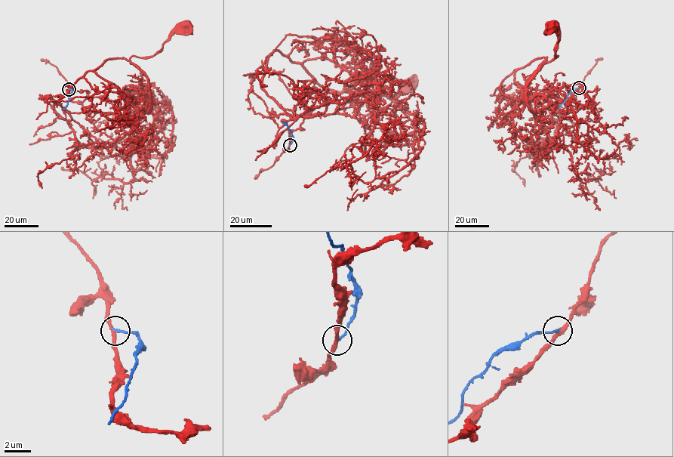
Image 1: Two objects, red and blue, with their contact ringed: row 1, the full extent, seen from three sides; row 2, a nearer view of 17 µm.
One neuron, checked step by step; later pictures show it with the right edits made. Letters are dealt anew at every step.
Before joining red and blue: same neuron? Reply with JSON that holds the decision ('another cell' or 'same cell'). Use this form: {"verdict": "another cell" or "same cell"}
{"verdict": "another cell"}

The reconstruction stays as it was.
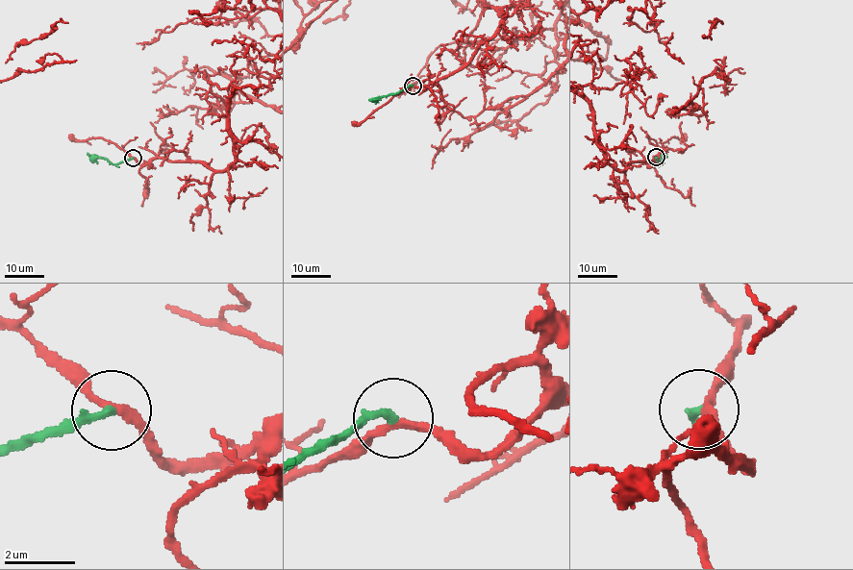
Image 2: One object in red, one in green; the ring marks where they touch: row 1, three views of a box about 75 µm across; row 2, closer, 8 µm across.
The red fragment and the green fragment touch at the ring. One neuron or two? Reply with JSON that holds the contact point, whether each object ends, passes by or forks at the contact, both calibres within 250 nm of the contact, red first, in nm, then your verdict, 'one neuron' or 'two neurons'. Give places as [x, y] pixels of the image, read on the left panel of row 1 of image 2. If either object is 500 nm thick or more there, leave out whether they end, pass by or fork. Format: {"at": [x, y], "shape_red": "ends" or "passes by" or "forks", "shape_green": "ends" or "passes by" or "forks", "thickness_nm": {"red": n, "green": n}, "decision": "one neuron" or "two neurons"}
{"at": [133, 158], "shape_red": "passes by", "shape_green": "ends", "thickness_nm": {"red": 200, "green": 220}, "decision": "one neuron"}

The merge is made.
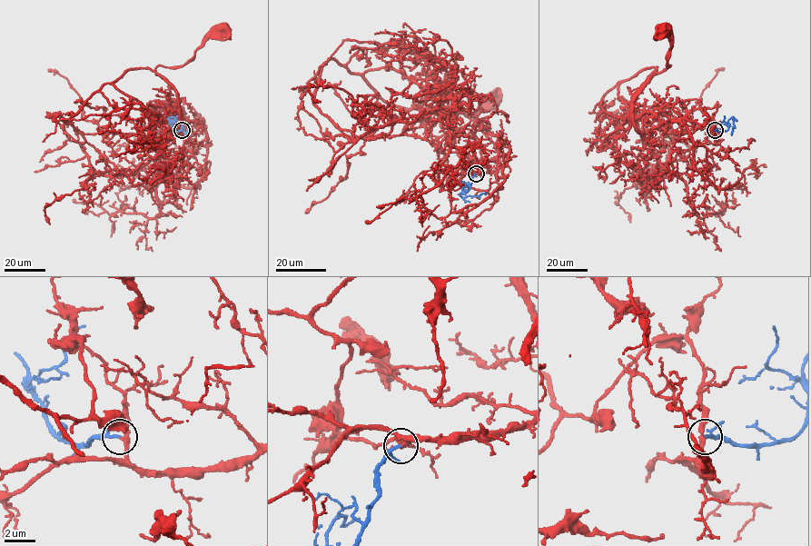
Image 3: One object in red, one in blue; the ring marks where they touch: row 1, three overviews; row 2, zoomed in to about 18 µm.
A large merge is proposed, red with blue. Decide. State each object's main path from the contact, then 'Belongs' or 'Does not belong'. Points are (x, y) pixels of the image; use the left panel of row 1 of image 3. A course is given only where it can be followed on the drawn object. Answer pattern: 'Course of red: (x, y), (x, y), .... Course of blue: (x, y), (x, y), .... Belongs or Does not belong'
Course of red: (182, 131), (198, 134), (203, 122), (193, 120), (173, 132), (178, 94), (155, 68), (186, 64), (222, 26). Course of blue: (182, 130), (174, 131), (168, 117), (174, 117), (181, 124), (184, 134), (186, 130). Belongs

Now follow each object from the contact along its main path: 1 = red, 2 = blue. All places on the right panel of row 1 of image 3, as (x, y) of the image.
1: (715, 131), (681, 119), (638, 131), (632, 120), (632, 100), (669, 67), (672, 44), (664, 26)
2: (715, 130), (726, 131), (728, 121), (733, 116), (735, 126), (733, 131)

